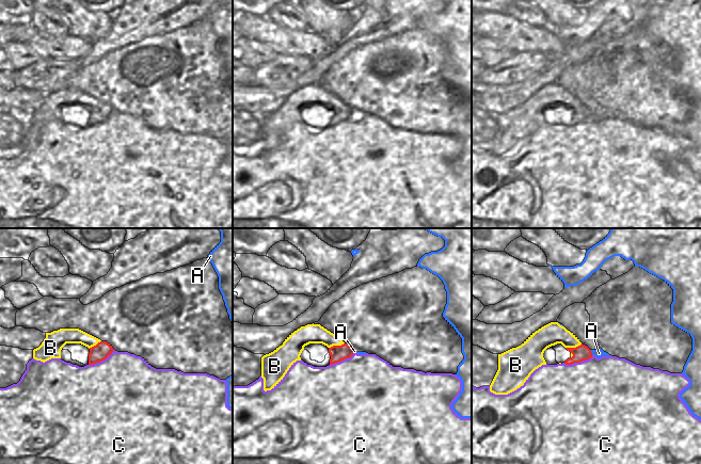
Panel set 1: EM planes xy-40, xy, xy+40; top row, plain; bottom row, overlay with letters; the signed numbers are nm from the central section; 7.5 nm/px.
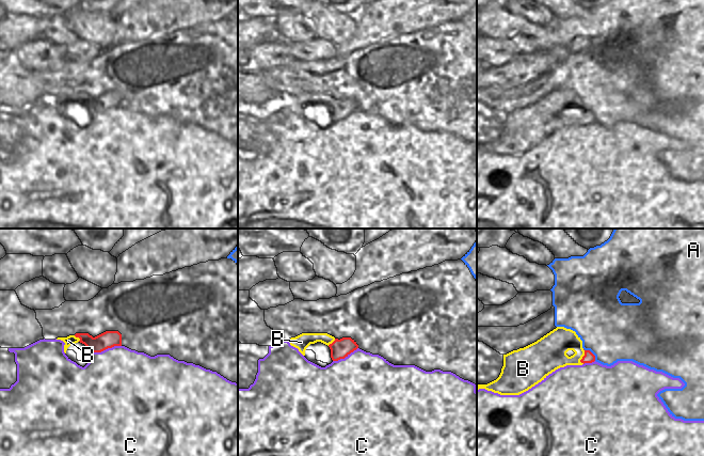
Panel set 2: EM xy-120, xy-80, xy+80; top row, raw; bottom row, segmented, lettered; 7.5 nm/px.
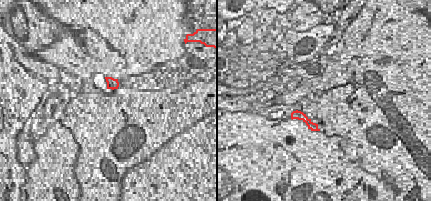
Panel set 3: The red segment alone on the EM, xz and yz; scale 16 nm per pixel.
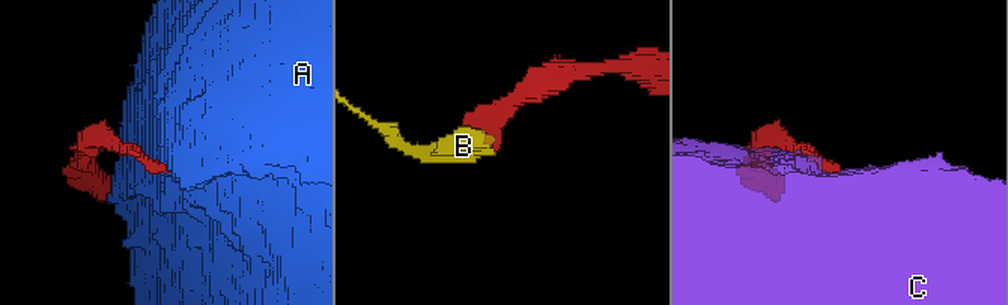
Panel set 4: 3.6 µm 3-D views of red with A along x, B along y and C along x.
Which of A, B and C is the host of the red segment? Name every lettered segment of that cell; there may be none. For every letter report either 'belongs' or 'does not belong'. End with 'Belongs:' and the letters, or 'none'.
A: does not belong
B: belongs
C: does not belong
Belongs: B

